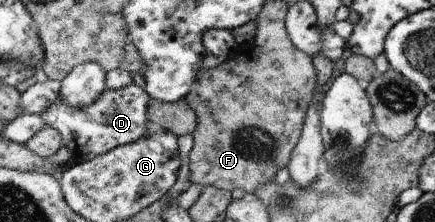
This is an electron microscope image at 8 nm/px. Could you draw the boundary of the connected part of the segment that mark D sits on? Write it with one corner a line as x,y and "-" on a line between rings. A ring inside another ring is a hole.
132,84
123,89
105,89
95,99
95,103
87,107
73,107
67,101
63,101
63,97
59,97
40,117
45,126
59,131
63,145
71,151
72,161
79,164
92,161
111,149
133,144
141,137
147,137
153,126
147,117
150,101
151,97
145,89

